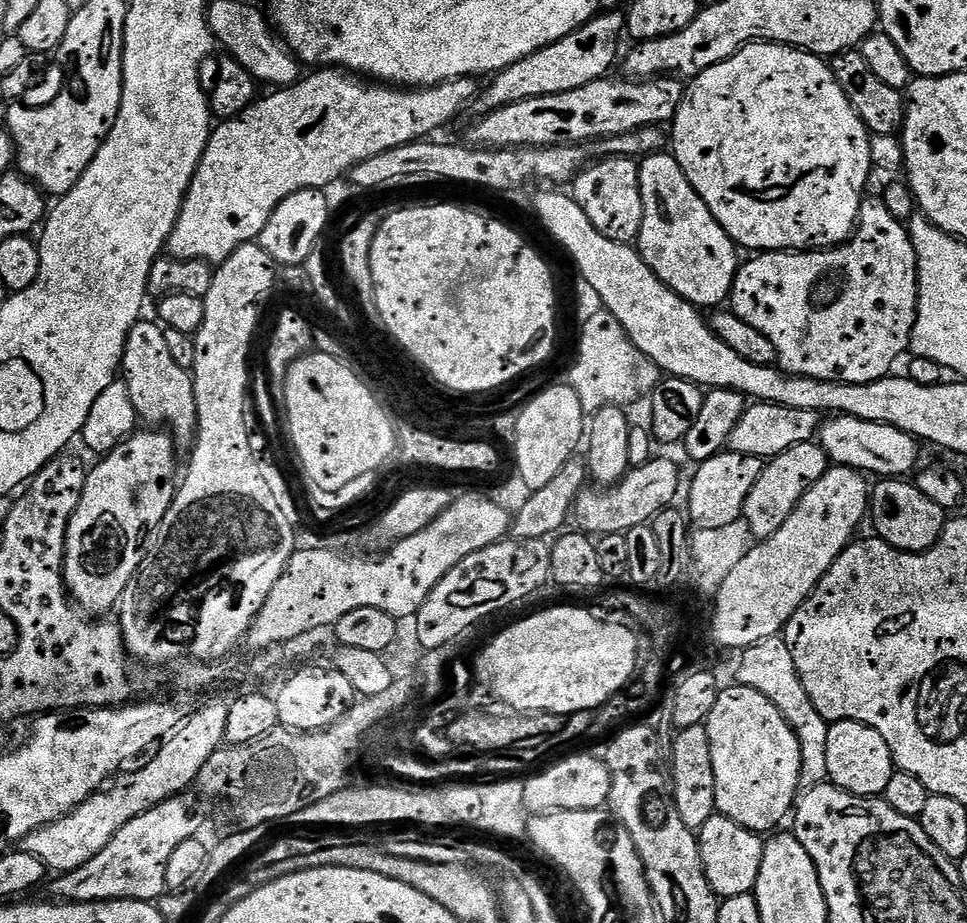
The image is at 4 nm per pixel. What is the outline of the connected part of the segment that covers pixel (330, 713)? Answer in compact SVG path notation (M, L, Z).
M304 668L281 686L280 693L275 693L278 718L283 727L300 733L321 732L334 727L357 704L358 694L354 686L350 686L350 678L328 668Z

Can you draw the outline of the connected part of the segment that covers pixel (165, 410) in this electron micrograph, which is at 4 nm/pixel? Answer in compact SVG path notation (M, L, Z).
M144 318L130 330L124 347L122 382L130 390L130 402L134 402L137 417L148 423L145 425L163 426L181 445L193 443L197 427L192 378L170 358L170 346L166 346L164 328L159 323L151 324Z

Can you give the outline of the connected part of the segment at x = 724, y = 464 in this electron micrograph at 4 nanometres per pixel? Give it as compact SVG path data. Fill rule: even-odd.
M725 450L719 456L703 461L697 467L700 469L697 470L696 477L692 480L692 485L689 488L687 485L686 488L686 496L688 492L688 508L686 507L686 512L690 517L691 523L697 529L711 530L713 528L721 528L722 526L730 526L730 522L741 519L746 498L750 494L754 482L758 482L760 471L764 469L764 466L765 461L758 459L757 456L743 456L731 450Z

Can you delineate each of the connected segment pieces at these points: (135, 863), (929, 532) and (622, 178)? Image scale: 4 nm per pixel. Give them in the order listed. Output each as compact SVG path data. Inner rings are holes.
M184 794L172 796L149 812L135 816L90 862L73 872L57 875L51 899L70 904L92 904L96 900L159 901L159 896L166 892L166 862L170 862L170 854L199 833L196 831L200 820L188 798Z
M904 478L881 479L880 484L871 489L870 492L870 524L876 527L875 535L900 552L925 552L933 548L944 533L946 523L946 509L930 502L922 490L918 490L915 483Z
M604 158L601 161L597 168L585 167L572 181L570 195L606 238L614 243L631 245L639 237L642 226L640 165L632 158Z

